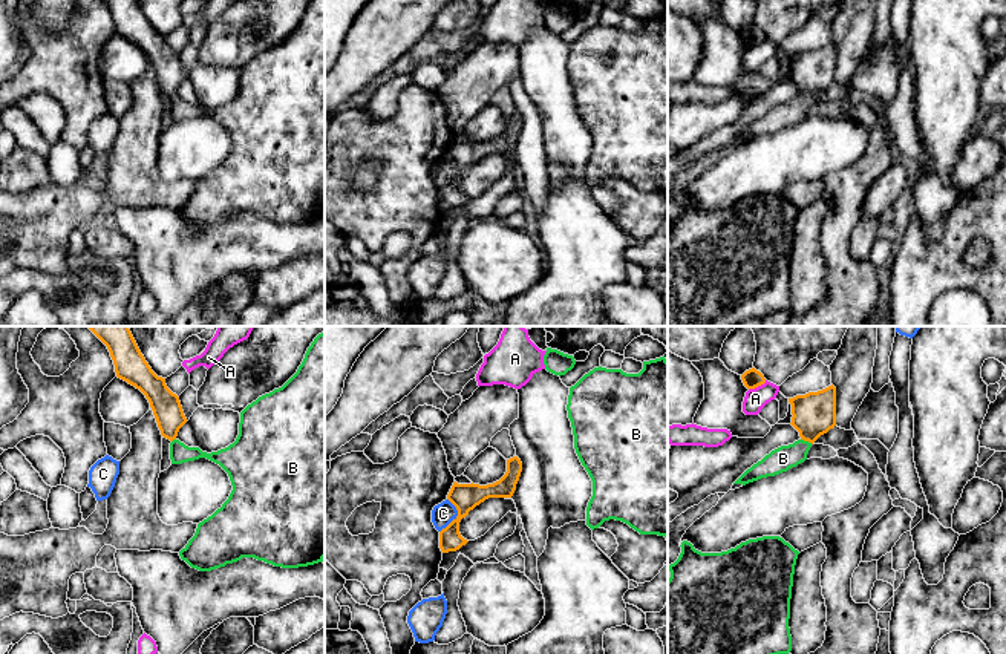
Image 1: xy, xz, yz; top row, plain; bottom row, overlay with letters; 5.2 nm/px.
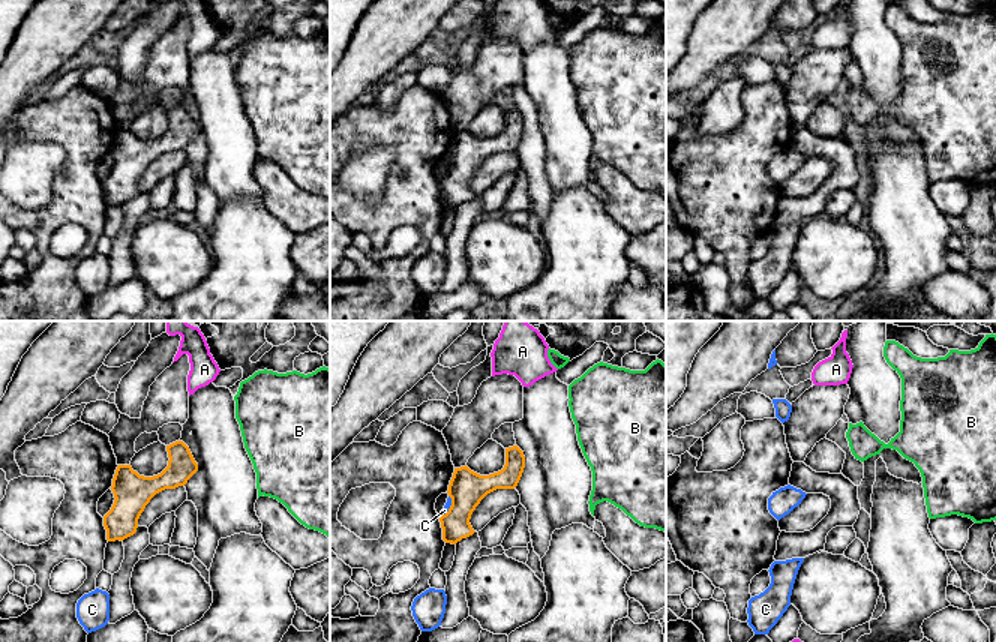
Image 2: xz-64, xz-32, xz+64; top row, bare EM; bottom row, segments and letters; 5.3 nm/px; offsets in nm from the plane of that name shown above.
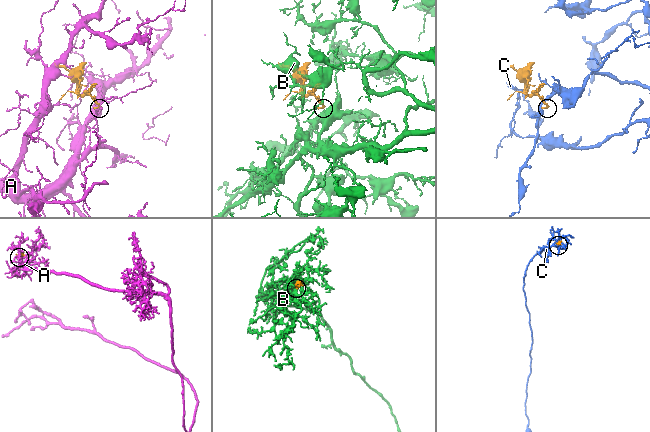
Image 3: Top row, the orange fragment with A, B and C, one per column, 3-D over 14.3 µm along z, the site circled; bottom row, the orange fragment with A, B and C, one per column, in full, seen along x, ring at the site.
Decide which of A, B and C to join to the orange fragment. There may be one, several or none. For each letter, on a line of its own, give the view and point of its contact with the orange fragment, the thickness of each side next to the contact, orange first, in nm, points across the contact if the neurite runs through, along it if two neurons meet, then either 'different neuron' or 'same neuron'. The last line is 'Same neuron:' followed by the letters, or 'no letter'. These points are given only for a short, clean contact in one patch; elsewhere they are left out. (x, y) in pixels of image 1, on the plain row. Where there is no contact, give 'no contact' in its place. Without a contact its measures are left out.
A: yz (757, 43) | 100/110 nm | along yz (766, 37), (749, 46) | different neuron
B: yz (807, 97) | 220/130 nm | across yz (813, 71), (807, 97), (792, 112), (783, 115) | same neuron
C: xz (458, 172) | 140/120 nm | along xz (447, 155), (455, 164), (457, 172), (440, 189) | different neuron
Same neuron: B

